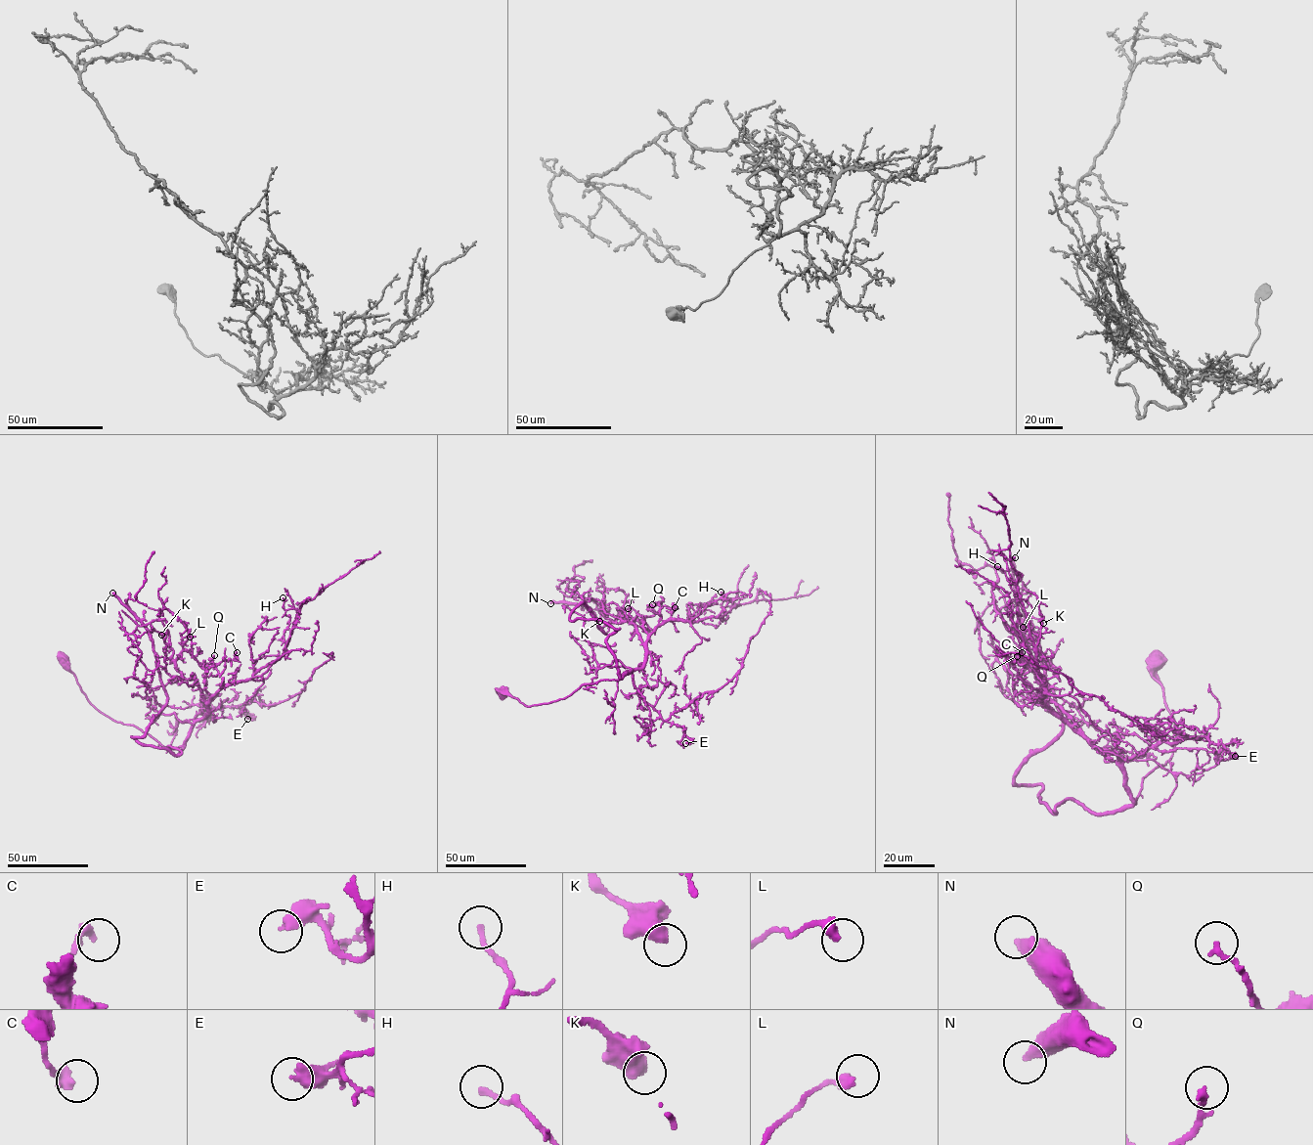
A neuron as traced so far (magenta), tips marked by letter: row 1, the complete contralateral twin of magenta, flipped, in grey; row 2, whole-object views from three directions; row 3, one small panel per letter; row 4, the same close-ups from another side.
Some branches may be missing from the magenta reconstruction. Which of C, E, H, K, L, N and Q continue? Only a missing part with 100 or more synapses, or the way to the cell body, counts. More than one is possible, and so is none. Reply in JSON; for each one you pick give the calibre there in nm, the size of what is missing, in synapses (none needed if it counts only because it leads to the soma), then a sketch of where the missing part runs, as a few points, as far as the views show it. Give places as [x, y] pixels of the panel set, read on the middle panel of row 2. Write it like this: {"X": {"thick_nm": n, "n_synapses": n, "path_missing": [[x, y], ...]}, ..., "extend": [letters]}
{"N": {"thick_nm": 480, "n_synapses": 1000}, "extend": ["N"]}

